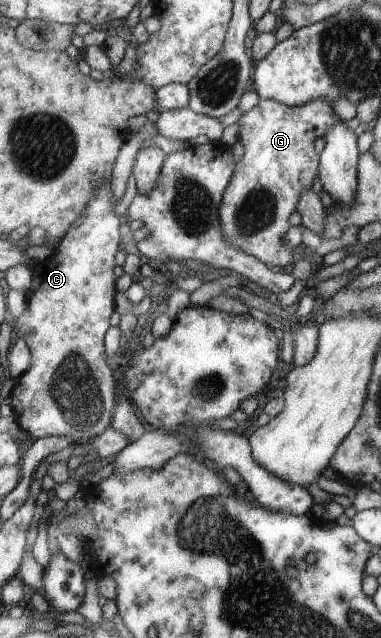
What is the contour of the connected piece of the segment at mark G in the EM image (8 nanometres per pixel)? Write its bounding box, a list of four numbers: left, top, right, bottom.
[219,99,340,267]

